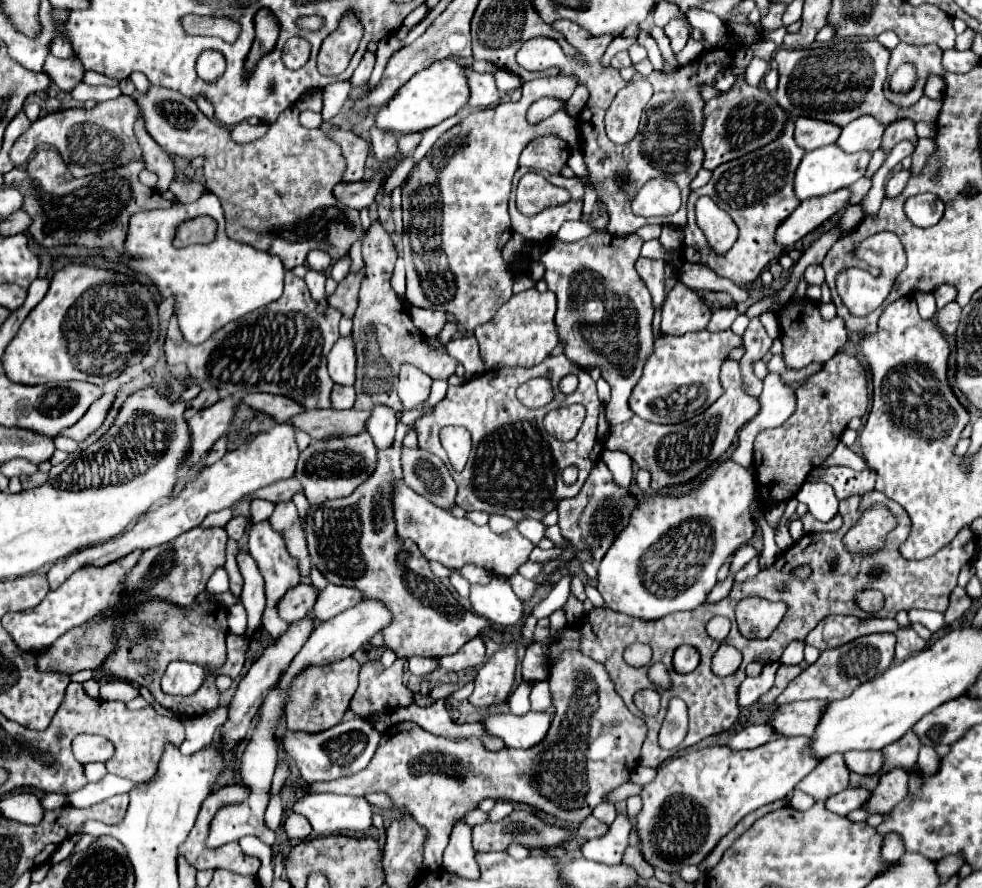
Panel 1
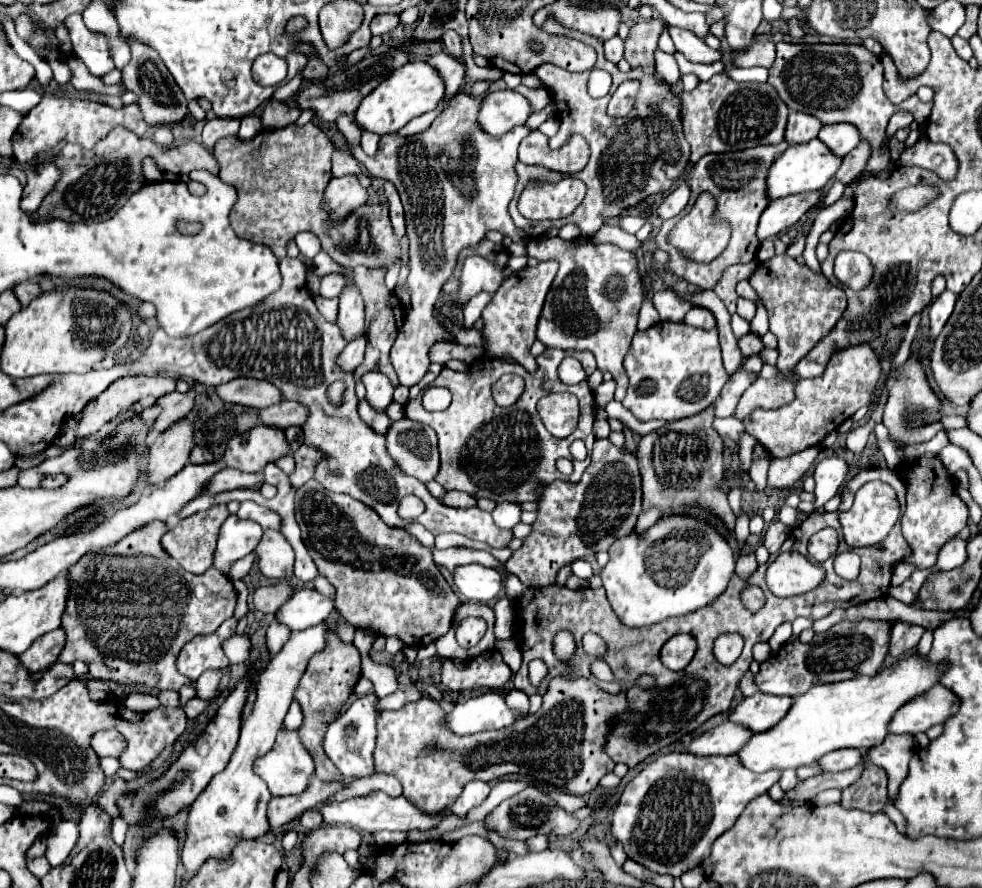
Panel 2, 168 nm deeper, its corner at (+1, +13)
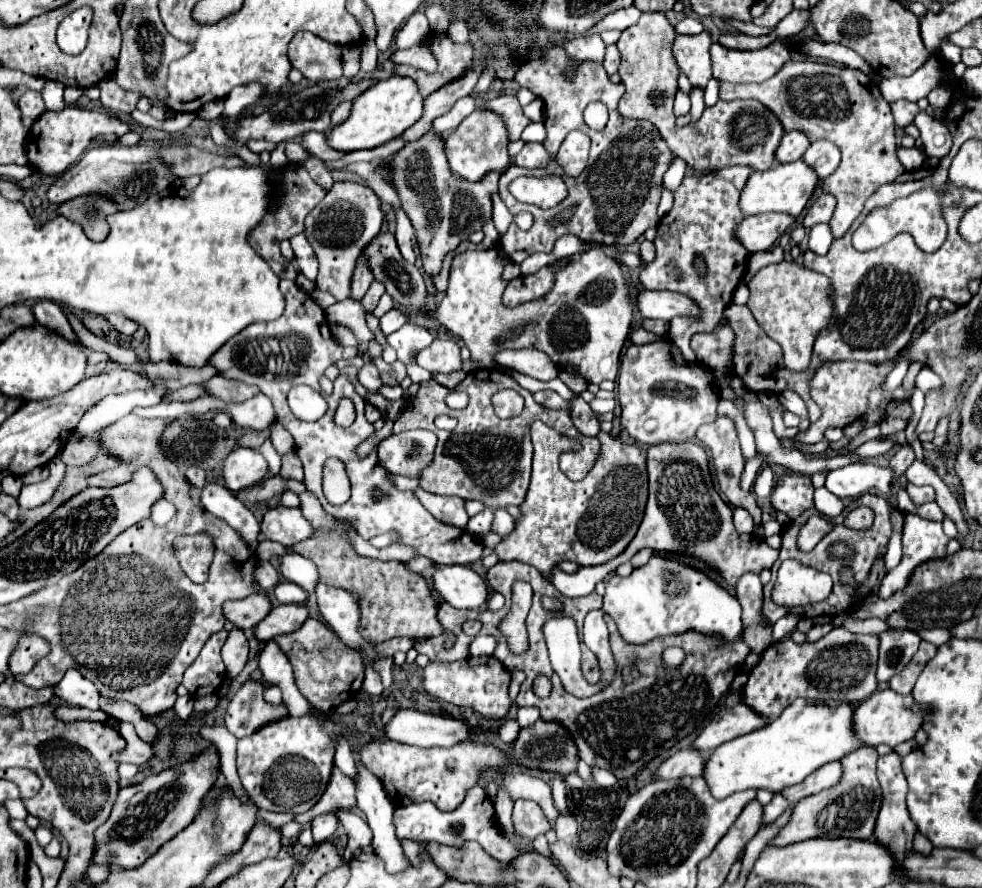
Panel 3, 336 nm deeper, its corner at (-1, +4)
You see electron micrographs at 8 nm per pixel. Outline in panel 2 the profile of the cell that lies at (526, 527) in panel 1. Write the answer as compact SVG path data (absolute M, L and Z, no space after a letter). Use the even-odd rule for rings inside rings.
M501 502L501 504L495 506L495 512L491 516L493 516L493 520L495 520L497 526L511 530L519 522L519 514L521 514L521 508L517 504Z

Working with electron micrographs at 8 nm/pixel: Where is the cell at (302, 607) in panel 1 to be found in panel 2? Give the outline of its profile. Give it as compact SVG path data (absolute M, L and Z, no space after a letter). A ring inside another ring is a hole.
M279 582L275 586L261 586L253 594L255 610L263 614L275 614L279 606L283 606L293 596L293 588L287 582Z

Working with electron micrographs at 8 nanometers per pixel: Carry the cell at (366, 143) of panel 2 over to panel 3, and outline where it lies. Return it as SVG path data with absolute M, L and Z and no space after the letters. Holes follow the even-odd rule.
M305 133L303 135L303 147L313 153L315 157L323 159L323 161L339 161L341 157L345 157L349 151L337 151L331 149L327 143L327 135L325 133Z

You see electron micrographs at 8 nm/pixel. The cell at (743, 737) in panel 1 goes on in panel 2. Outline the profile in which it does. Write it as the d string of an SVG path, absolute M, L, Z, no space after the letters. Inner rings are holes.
M723 722L719 726L715 726L709 732L703 732L699 738L695 738L685 752L693 754L693 756L727 756L727 754L735 754L737 748L741 748L741 744L745 744L745 740L749 740L749 730L741 724L731 724L731 722Z

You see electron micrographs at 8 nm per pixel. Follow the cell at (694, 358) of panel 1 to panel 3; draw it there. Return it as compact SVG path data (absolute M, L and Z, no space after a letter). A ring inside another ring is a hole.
M669 339L627 347L619 367L617 397L623 409L623 427L643 445L687 441L695 437L701 425L713 423L719 417L719 385L713 371L699 361L687 361Z

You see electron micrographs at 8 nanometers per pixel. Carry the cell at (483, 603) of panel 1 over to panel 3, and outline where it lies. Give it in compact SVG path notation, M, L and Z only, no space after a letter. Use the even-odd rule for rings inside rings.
M467 565L437 567L433 589L441 599L457 609L483 609L489 601L489 585L485 577Z

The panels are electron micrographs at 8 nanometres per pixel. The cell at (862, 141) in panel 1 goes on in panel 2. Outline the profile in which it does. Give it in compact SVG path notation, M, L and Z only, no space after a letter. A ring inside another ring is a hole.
M833 124L833 126L823 126L819 136L817 136L835 156L843 158L849 154L859 142L859 132L853 124Z

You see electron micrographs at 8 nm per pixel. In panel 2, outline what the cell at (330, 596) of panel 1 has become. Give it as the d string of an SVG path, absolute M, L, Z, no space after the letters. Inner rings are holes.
M301 588L295 592L285 606L275 614L275 620L285 624L291 632L321 624L329 618L333 610L333 598L319 594L315 588Z

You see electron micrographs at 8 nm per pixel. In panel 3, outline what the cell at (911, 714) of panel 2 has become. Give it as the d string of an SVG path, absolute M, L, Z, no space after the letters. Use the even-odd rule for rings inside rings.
M893 689L877 691L869 699L857 705L855 713L855 731L863 737L865 745L885 743L895 749L899 743L915 739L915 733L923 727L923 713L917 713L917 701L913 695L901 695Z

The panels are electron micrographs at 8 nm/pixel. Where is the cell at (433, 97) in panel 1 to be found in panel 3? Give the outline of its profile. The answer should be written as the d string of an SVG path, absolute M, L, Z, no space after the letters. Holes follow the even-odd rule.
M391 77L387 81L375 83L367 93L353 101L351 115L345 123L335 125L327 131L327 143L339 151L357 151L357 149L373 149L391 139L397 139L415 125L423 117L423 97L419 93L417 83L411 77Z

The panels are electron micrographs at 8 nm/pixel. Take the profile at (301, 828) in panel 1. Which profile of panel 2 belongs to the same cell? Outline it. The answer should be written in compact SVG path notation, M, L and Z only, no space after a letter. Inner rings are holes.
M303 812L301 814L301 818L299 818L299 826L305 830L305 832L311 832L311 830L315 830L315 828L319 828L323 824L323 820L321 820L321 814L319 812Z

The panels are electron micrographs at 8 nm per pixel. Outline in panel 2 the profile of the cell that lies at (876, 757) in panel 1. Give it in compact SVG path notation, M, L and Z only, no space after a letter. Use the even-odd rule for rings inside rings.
M843 748L837 752L829 752L829 756L821 756L821 760L817 760L821 772L843 772L849 770L853 766L857 766L861 762L861 750L855 748Z

